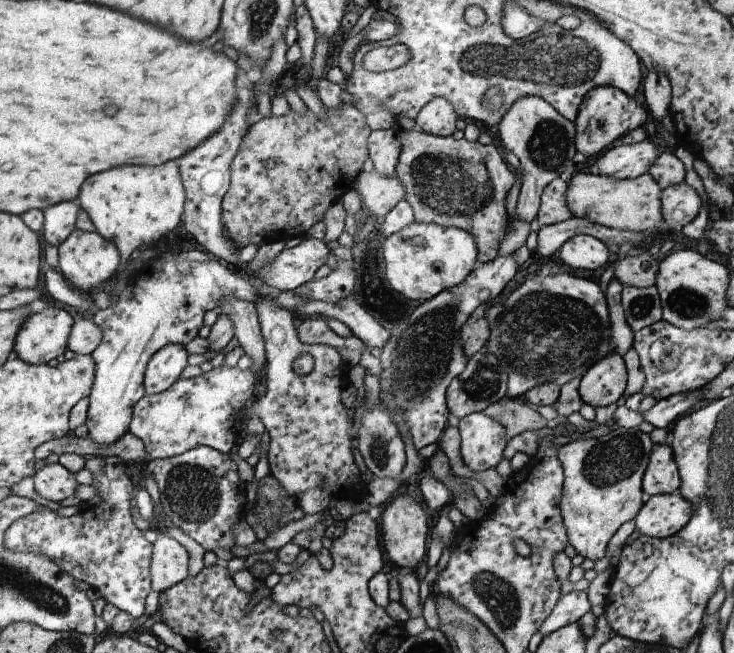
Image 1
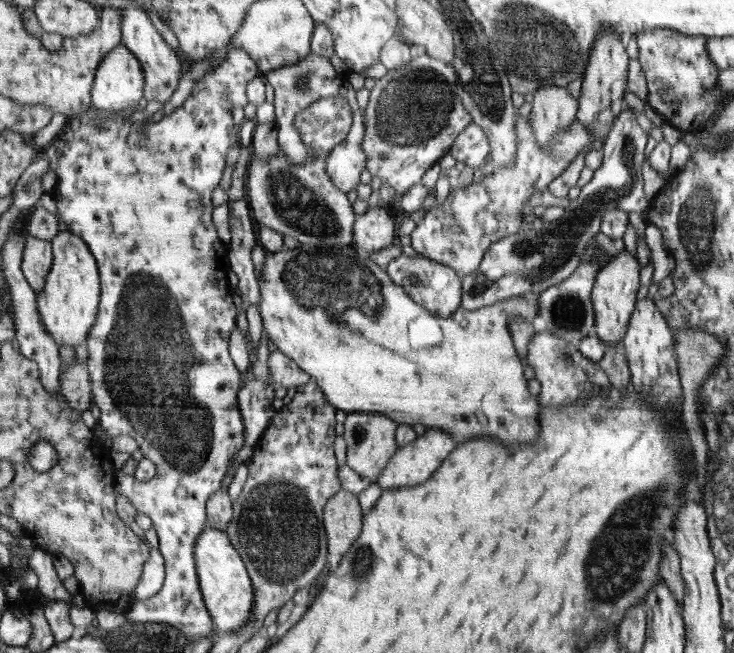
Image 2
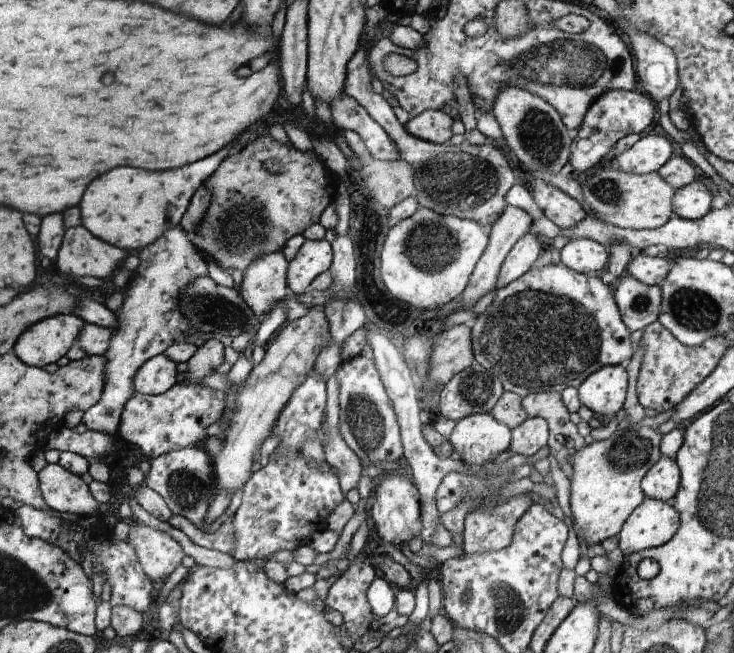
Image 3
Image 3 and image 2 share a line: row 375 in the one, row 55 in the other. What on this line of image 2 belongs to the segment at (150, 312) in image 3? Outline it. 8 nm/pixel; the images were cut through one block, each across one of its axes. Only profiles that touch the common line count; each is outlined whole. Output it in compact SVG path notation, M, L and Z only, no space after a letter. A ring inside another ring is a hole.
M122 43L102 60L92 86L92 106L107 113L116 113L129 106L144 103L145 72L137 55Z

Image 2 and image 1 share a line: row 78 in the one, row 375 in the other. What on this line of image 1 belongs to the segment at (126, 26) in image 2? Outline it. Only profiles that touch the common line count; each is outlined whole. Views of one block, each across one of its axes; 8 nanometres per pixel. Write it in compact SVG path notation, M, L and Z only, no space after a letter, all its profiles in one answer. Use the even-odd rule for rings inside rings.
M170 344L154 354L145 373L145 395L162 393L175 385L188 364L186 347Z

